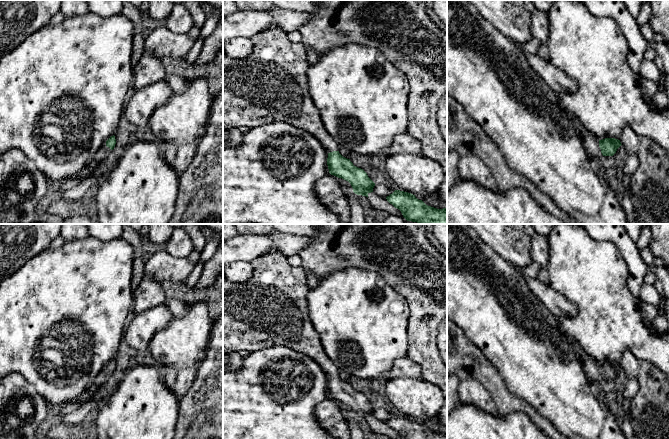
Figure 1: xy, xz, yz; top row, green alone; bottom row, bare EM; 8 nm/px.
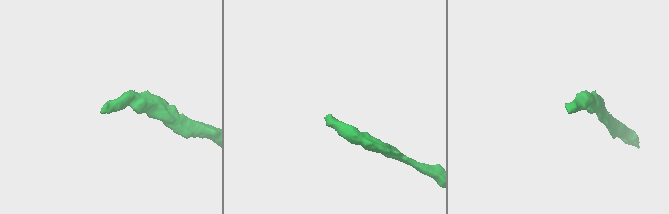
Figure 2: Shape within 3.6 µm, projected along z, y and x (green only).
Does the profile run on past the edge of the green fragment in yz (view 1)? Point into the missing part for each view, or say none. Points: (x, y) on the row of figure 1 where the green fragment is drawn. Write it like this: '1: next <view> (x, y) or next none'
1: next yz (591, 143)

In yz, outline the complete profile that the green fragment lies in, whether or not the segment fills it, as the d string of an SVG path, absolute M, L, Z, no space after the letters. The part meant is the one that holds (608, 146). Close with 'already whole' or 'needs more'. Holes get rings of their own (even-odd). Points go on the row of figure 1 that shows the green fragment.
M588 133L584 138L584 147L588 156L592 159L597 156L613 156L621 146L621 142L615 138L598 140L594 135Z | needs more

